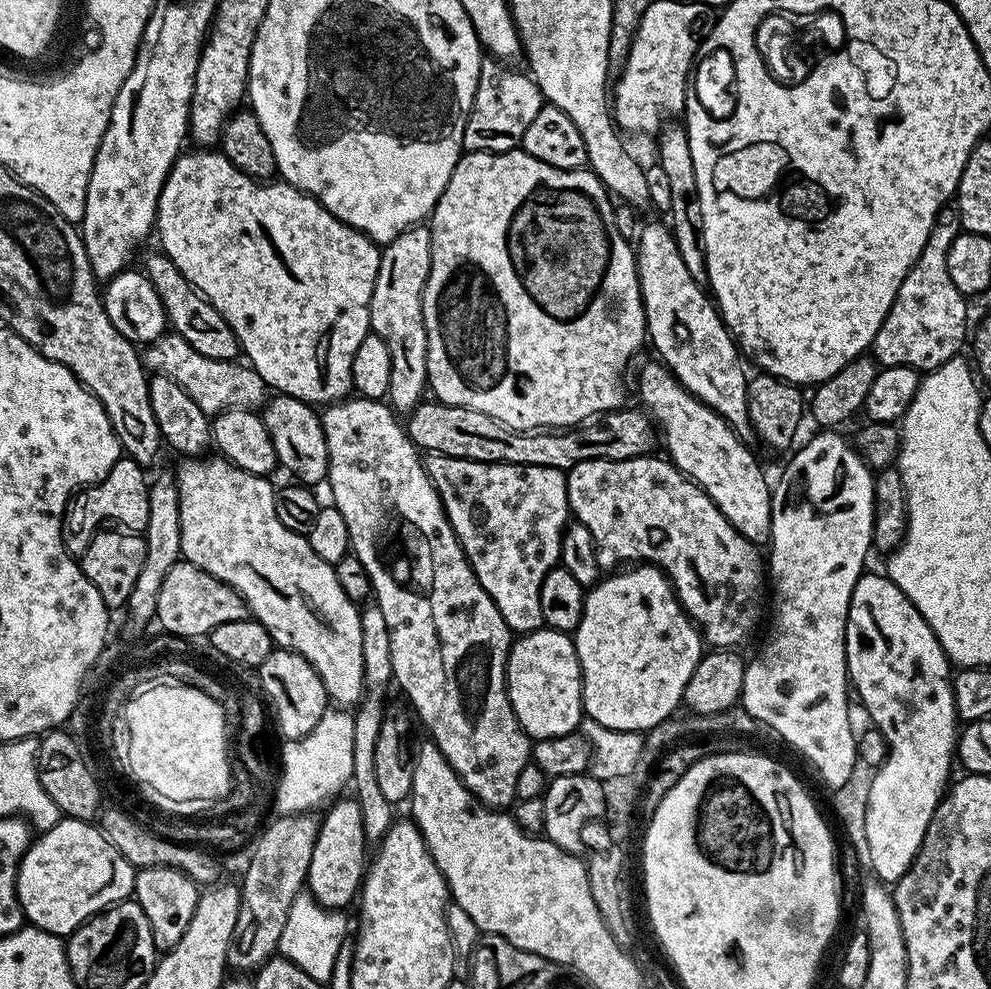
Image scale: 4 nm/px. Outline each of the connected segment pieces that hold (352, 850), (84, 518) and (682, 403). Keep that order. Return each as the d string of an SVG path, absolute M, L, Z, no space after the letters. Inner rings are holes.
M355 798L339 800L331 805L333 808L320 820L320 833L314 842L314 854L310 858L310 870L306 881L307 891L312 891L312 896L316 899L313 901L319 907L329 910L347 909L347 904L357 899L366 875L366 841L360 803Z
M121 458L116 461L116 465L112 467L106 474L106 478L102 478L99 484L91 485L83 493L84 508L80 508L76 513L71 513L70 520L76 525L64 537L64 547L72 553L73 556L79 558L84 555L84 547L88 545L90 537L93 535L94 527L88 521L88 516L93 516L96 520L117 520L117 525L123 526L129 532L137 534L143 533L144 528L150 522L150 502L148 501L148 485L149 481L144 480L145 469L137 460L131 458Z
M663 363L648 364L640 372L640 400L649 416L652 417L659 435L662 437L662 448L666 451L667 459L675 464L676 469L684 476L688 476L704 493L709 496L722 510L722 514L750 543L763 546L772 538L772 494L770 480L764 477L756 456L751 452L749 445L736 435L736 431L728 425L710 406L706 406L676 381L675 376L664 367Z

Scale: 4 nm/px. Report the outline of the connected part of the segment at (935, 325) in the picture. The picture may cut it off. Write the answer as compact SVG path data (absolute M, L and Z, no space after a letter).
M945 206L936 216L934 226L926 238L926 246L922 246L922 254L910 266L902 286L898 286L898 294L888 311L888 317L882 322L875 340L870 345L871 355L876 357L877 364L889 368L890 366L910 366L921 374L932 372L938 366L942 366L952 356L961 351L964 344L964 331L968 328L968 304L969 301L954 286L950 279L950 266L946 266L946 258L950 254L950 246L954 238L960 235L960 213L955 207Z

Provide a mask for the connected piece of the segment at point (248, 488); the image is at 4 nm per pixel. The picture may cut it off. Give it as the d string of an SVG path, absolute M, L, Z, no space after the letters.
M184 458L179 462L180 469L175 469L176 485L180 491L180 513L182 514L182 556L185 561L218 578L224 584L229 584L235 592L240 593L242 599L247 602L249 613L272 635L273 645L289 652L297 652L302 658L314 666L314 670L322 678L322 682L328 691L329 701L338 703L340 706L359 705L364 694L364 663L362 662L362 626L360 625L361 609L349 598L346 590L342 590L342 582L338 582L338 574L333 565L327 564L310 546L307 536L294 534L294 530L286 530L282 526L282 521L278 519L278 510L276 509L277 489L272 488L272 480L250 474L238 466L234 466L230 461L223 458L208 460L209 458Z

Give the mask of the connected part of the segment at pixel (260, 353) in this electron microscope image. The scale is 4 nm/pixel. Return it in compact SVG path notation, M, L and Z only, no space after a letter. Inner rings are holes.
M192 150L185 151L177 156L166 182L162 186L162 194L158 198L158 210L156 211L155 231L160 232L160 244L165 256L178 266L183 276L201 292L207 300L226 318L230 330L240 343L240 351L246 357L247 363L261 376L269 389L275 390L282 396L293 396L302 402L313 406L327 406L335 404L347 397L353 391L352 367L354 366L354 354L358 351L358 345L362 338L370 334L368 323L368 307L374 290L374 282L378 278L378 266L380 265L381 249L366 234L352 228L346 222L334 218L330 210L326 210L314 199L313 196L294 187L287 182L261 182L252 179L251 176L242 174L235 166L224 157L219 150Z

